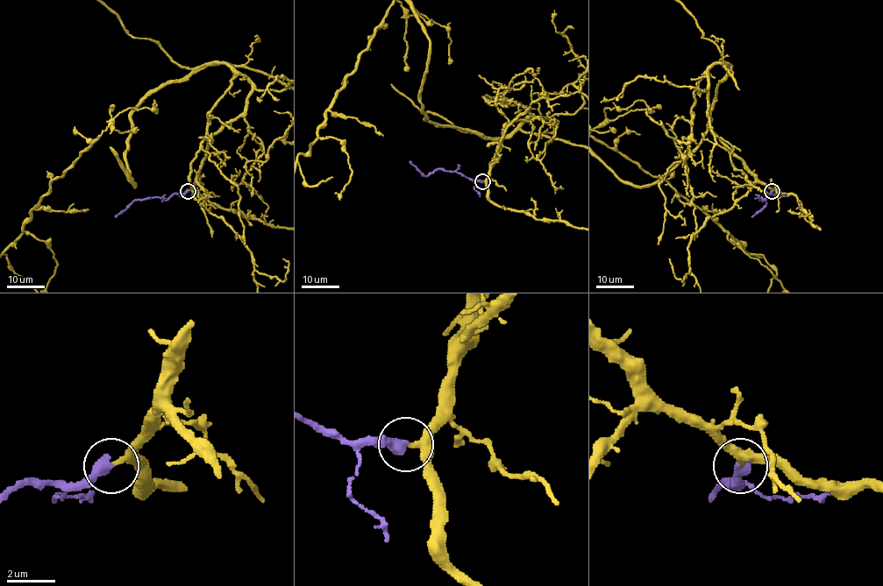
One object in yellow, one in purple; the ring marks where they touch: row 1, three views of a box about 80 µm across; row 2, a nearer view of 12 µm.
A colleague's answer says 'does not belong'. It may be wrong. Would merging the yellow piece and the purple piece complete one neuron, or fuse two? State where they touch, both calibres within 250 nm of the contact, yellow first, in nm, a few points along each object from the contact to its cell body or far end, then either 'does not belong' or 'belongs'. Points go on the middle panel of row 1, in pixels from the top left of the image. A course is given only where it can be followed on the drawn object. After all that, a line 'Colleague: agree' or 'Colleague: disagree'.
(482, 181) | 190/500 nm | purple via (483, 180), (470, 180), (454, 172), (438, 168), (426, 176), (409, 161) | belongs
Colleague: disagree

